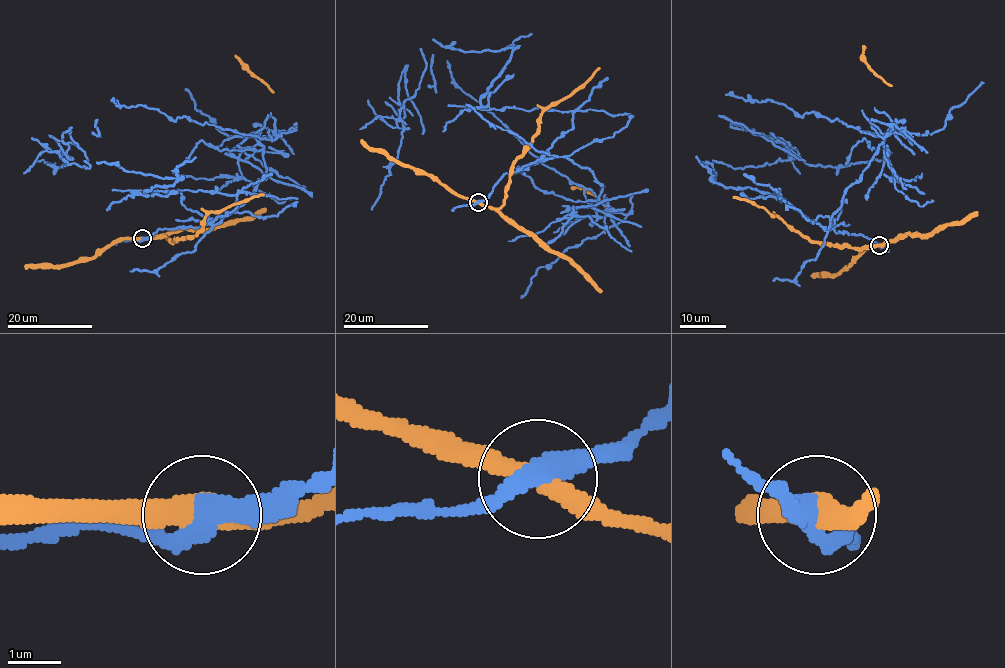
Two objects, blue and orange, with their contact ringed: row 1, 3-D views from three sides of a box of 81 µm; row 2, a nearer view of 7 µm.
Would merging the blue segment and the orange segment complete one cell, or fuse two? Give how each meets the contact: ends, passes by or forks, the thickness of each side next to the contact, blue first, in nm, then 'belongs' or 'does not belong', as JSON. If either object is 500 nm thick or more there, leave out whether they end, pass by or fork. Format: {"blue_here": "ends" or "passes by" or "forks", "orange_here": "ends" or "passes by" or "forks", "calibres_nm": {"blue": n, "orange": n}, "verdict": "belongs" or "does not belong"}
{"blue_here": "passes by", "orange_here": "passes by", "calibres_nm": {"blue": 360, "orange": 420}, "verdict": "does not belong"}

